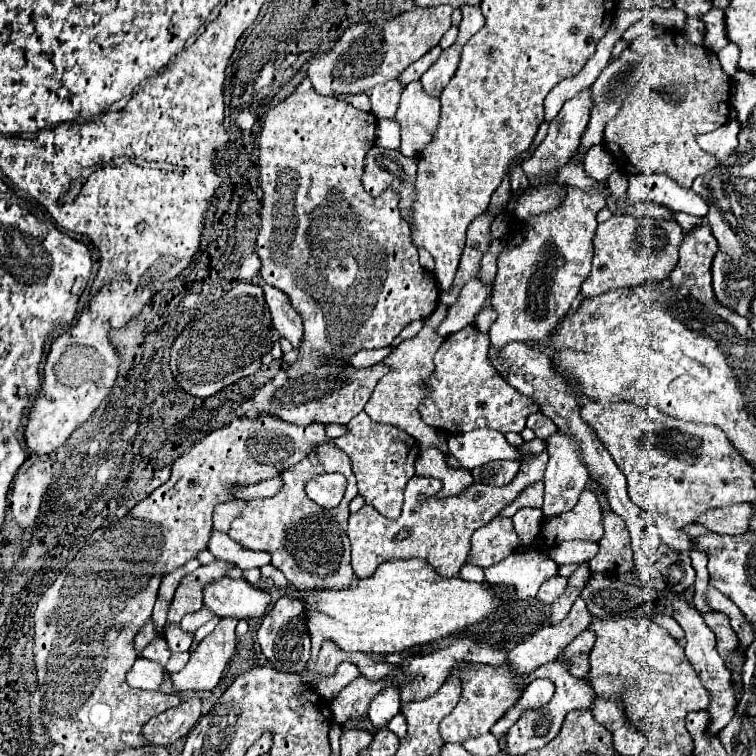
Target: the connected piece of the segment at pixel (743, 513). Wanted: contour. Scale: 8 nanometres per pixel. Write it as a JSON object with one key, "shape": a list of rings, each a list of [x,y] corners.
{"shape":[[[740,503],[732,507],[720,507],[710,509],[708,513],[702,513],[696,523],[706,527],[712,533],[722,535],[742,535],[748,531],[748,521],[752,517],[750,503]]]}

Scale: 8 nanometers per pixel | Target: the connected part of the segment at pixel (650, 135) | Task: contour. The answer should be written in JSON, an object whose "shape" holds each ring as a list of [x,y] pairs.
{"shape":[[[666,31],[664,35],[652,39],[644,49],[644,61],[652,69],[652,79],[642,79],[636,87],[630,89],[618,115],[604,129],[604,147],[614,155],[616,167],[624,175],[636,173],[662,173],[678,181],[682,187],[692,187],[698,175],[712,171],[718,165],[718,159],[702,151],[696,143],[696,135],[710,133],[722,127],[728,121],[728,105],[732,93],[730,77],[720,69],[716,53],[706,47],[690,43],[680,31]]]}

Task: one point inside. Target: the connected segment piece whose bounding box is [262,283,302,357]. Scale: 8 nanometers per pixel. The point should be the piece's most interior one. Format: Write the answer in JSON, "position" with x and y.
{"position":[285,320]}

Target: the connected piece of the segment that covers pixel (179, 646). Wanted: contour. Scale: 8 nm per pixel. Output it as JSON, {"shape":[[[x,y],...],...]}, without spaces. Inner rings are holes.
{"shape":[[[166,624],[165,639],[168,641],[168,647],[170,647],[172,653],[178,653],[178,651],[186,651],[186,649],[190,649],[190,645],[192,645],[192,637],[194,637],[194,635],[184,633],[179,625],[175,626]]]}

